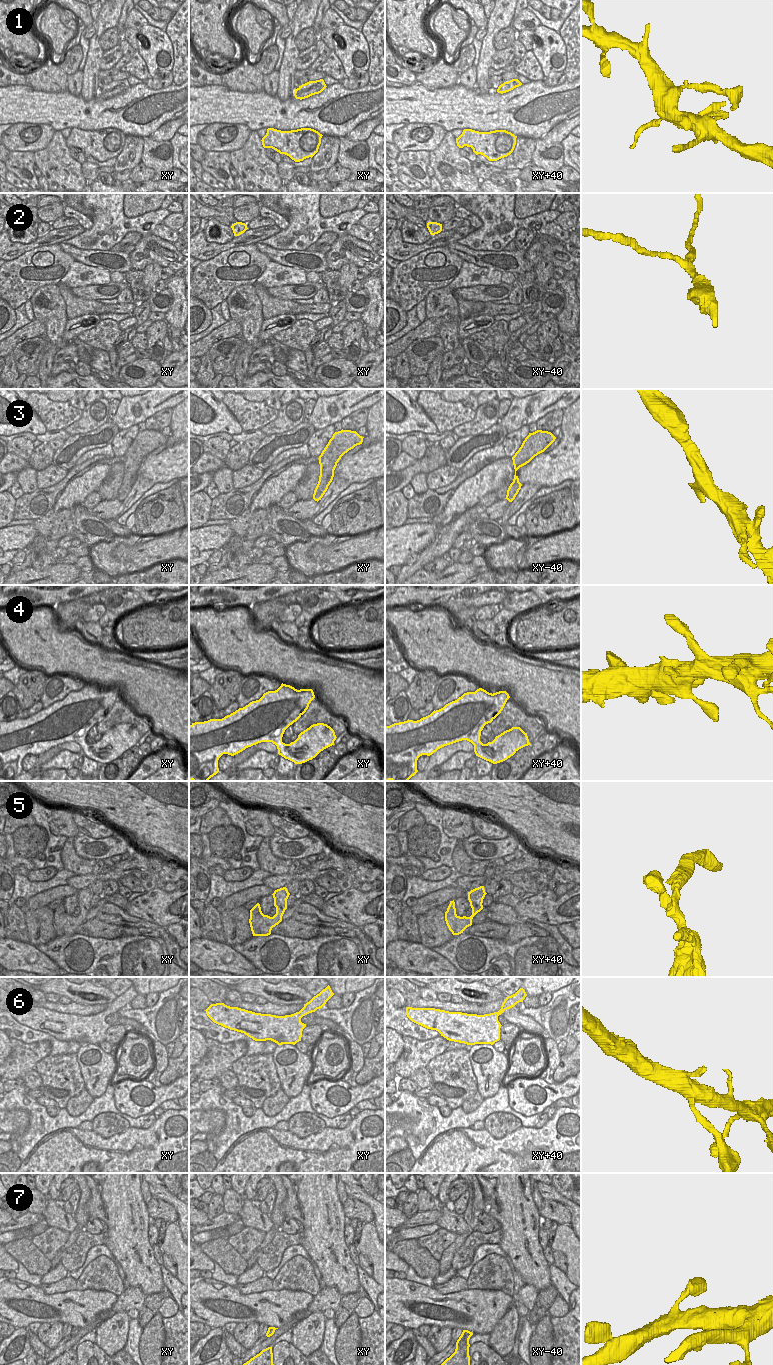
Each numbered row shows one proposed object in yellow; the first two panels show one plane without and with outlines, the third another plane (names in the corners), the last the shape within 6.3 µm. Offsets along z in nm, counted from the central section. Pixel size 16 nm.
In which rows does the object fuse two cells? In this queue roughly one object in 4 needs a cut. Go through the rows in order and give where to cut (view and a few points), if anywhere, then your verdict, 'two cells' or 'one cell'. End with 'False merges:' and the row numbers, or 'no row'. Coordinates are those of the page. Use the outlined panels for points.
1: cut none; one cell
2: cut none; one cell
3: cut none; one cell
4: cut none; one cell
5: cut none; one cell
6: cut none; one cell
7: cut none; one cell
False merges: no row

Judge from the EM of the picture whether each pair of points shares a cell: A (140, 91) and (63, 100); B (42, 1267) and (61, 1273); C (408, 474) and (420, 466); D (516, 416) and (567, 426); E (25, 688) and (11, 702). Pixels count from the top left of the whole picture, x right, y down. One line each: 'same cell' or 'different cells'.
A: same cell
B: different cells
C: same cell
D: different cells
E: different cells

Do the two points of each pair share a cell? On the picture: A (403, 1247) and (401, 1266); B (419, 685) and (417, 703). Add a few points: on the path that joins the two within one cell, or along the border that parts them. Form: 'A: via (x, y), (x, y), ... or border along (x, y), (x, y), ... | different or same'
A: border along (395, 1253), (409, 1265) | different
B: via (419, 689), (418, 699) | same

